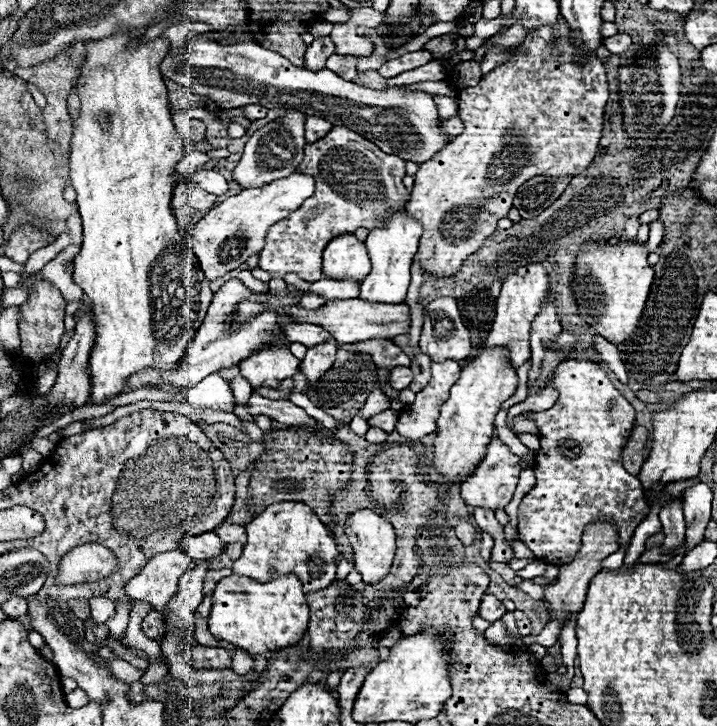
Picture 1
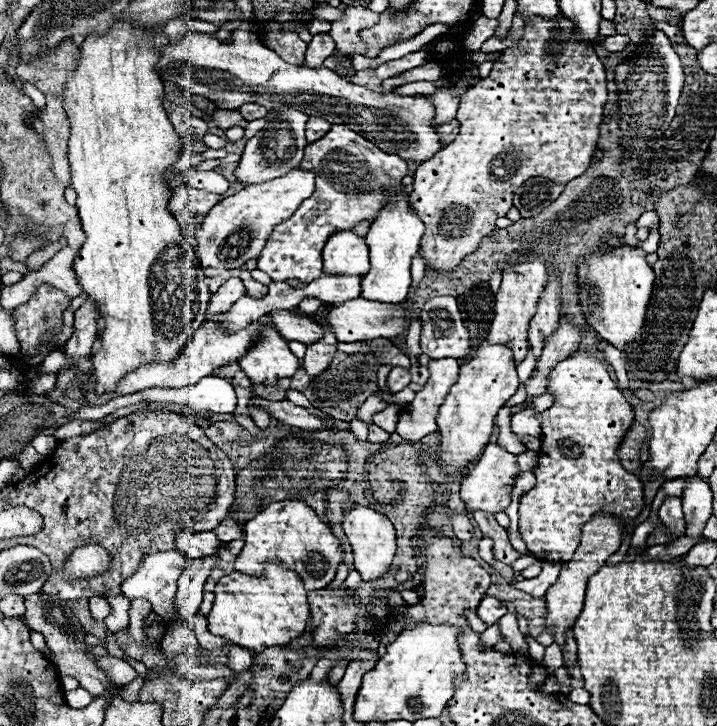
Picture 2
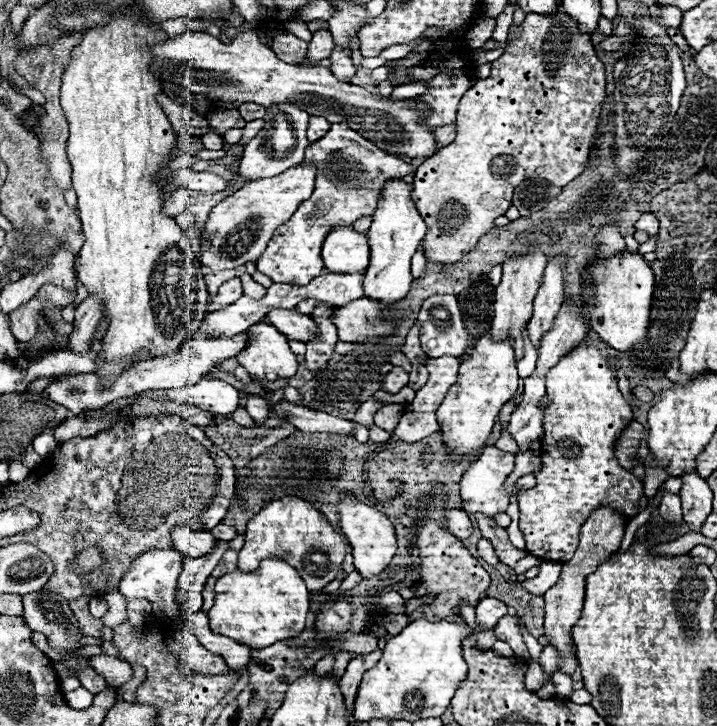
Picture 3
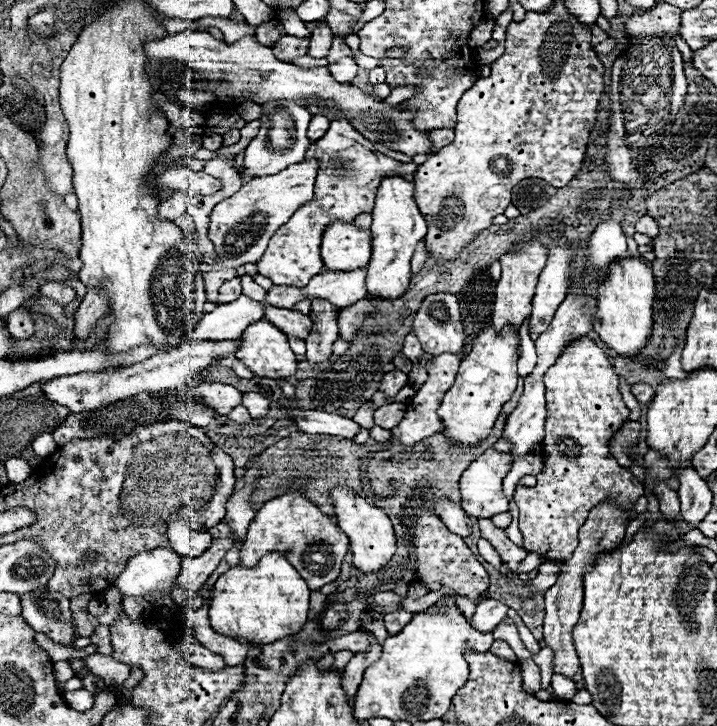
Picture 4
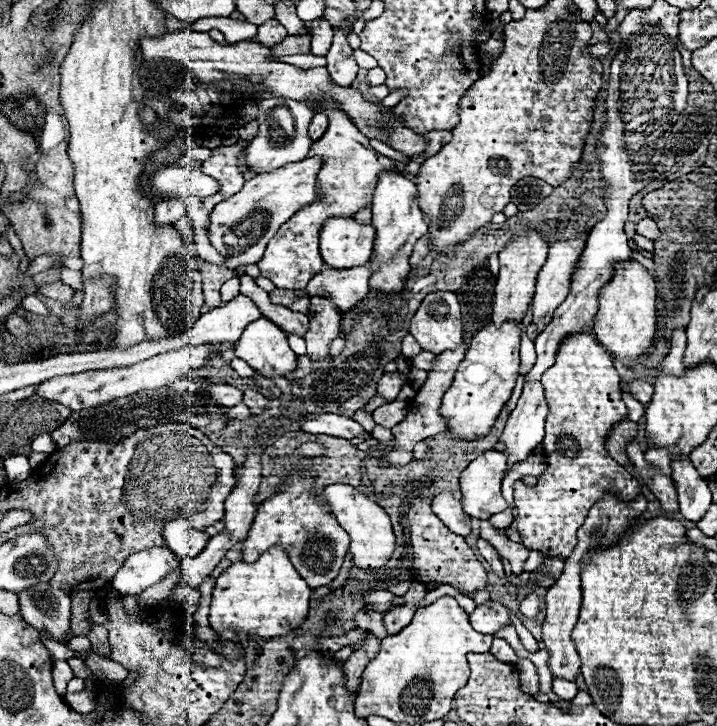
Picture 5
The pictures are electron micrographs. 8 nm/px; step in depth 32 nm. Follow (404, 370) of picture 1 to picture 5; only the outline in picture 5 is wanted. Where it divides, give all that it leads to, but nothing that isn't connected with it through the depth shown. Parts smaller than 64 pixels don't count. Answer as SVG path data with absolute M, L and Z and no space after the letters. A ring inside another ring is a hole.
M400 372L384 374L378 382L378 394L382 394L388 402L392 402L392 400L396 400L402 384L404 384L404 376Z

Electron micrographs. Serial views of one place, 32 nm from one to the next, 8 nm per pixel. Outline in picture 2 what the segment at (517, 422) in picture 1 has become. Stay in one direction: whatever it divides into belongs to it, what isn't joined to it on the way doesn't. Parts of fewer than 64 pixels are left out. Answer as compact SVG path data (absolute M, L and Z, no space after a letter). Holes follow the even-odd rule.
M532 408L528 410L522 410L518 414L512 416L512 432L522 440L524 436L534 436L534 438L540 438L542 430L538 428L538 418L536 418L536 412Z

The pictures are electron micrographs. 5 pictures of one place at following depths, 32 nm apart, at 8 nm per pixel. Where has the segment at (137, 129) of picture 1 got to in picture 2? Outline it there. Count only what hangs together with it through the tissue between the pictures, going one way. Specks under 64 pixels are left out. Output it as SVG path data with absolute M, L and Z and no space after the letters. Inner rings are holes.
M114 24L114 28L106 34L106 36L88 36L82 42L82 50L80 50L80 60L78 66L74 68L72 76L66 82L66 92L64 92L64 108L66 114L70 118L72 124L72 134L70 134L70 142L68 142L68 158L70 158L70 180L72 180L72 188L78 192L78 210L80 210L80 218L82 218L82 228L86 234L86 240L78 252L78 256L74 258L74 272L76 272L76 280L78 284L84 288L84 292L96 302L98 306L98 324L100 324L100 338L98 344L100 348L92 354L92 374L96 378L96 394L108 394L114 392L118 382L126 376L126 372L134 372L136 368L140 368L142 364L150 364L150 362L172 362L174 358L180 356L180 352L184 352L186 344L190 342L192 334L200 328L200 324L206 318L206 306L210 300L200 300L200 280L202 270L200 270L200 262L194 256L194 250L190 246L190 242L180 234L178 222L174 220L174 216L168 212L168 200L172 196L172 188L170 188L170 178L168 172L172 170L172 164L176 164L182 156L182 138L180 134L174 130L174 126L168 120L168 112L164 110L164 84L156 72L156 64L160 60L160 48L168 46L170 40L164 34L156 34L150 36L148 28L134 28L132 24Z

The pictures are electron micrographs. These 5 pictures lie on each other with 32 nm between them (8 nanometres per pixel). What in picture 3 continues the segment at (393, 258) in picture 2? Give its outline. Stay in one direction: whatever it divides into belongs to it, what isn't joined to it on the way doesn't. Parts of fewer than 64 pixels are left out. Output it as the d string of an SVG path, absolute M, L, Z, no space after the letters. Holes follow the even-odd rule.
M392 180L382 188L382 200L374 212L372 226L368 230L370 244L370 266L364 274L364 296L380 302L398 302L402 300L412 284L410 258L414 256L420 240L426 234L426 224L418 216L410 200L410 184L402 180Z

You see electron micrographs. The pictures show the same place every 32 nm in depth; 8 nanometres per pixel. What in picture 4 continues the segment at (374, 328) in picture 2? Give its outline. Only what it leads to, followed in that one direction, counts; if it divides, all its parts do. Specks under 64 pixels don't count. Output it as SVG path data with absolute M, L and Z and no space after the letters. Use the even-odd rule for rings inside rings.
M362 298L346 308L338 310L338 328L340 328L340 338L350 342L358 332L364 328L364 320L374 314L374 306L368 298Z

